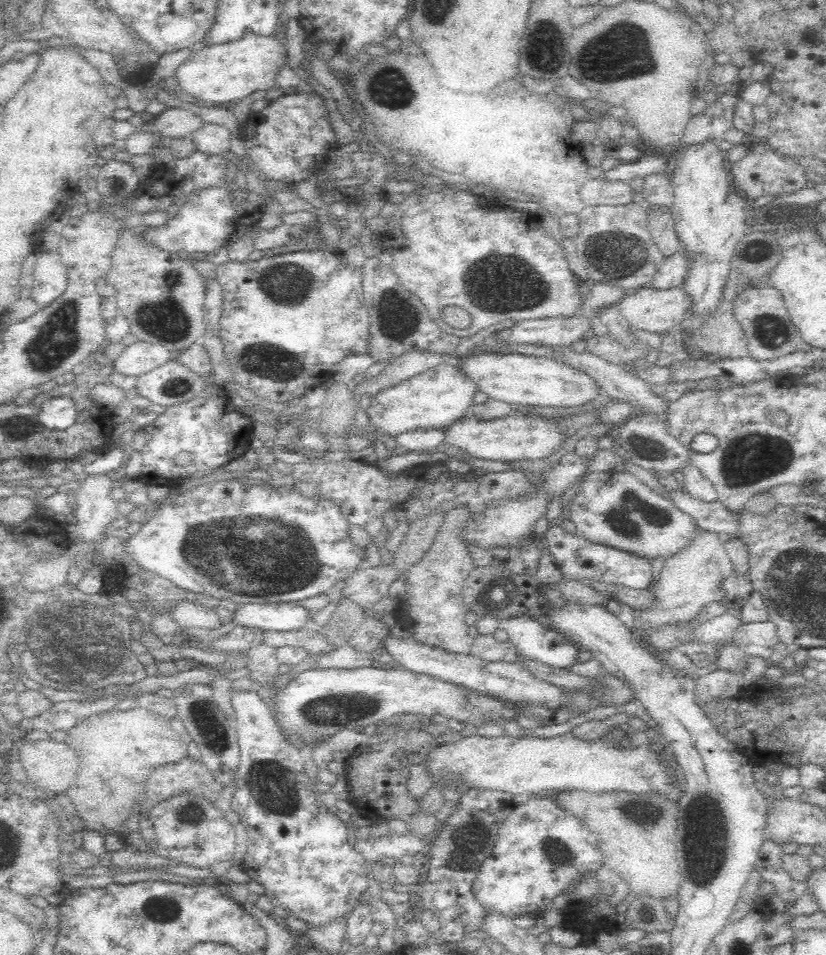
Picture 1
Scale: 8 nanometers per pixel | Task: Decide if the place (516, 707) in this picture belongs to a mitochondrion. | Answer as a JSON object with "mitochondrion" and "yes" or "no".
{"mitochondrion":"no"}

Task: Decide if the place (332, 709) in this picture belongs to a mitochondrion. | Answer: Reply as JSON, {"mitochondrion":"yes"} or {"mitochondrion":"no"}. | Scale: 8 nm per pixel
{"mitochondrion":"yes"}

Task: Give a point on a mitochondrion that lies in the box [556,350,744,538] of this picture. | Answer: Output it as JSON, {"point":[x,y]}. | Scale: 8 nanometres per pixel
{"point":[649,448]}

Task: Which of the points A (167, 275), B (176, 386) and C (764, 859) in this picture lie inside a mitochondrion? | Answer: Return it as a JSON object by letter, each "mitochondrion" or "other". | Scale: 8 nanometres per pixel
{"A":"mitochondrion","B":"mitochondrion","C":"other"}

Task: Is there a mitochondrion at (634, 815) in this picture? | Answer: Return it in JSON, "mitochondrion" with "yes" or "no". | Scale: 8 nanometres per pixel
{"mitochondrion":"yes"}

